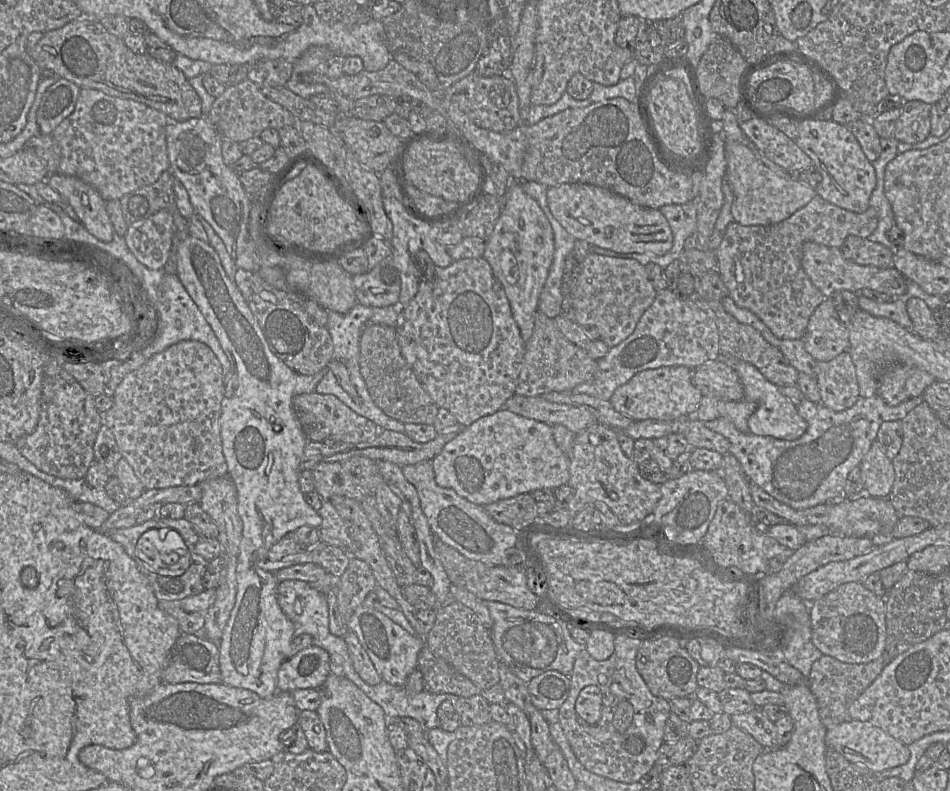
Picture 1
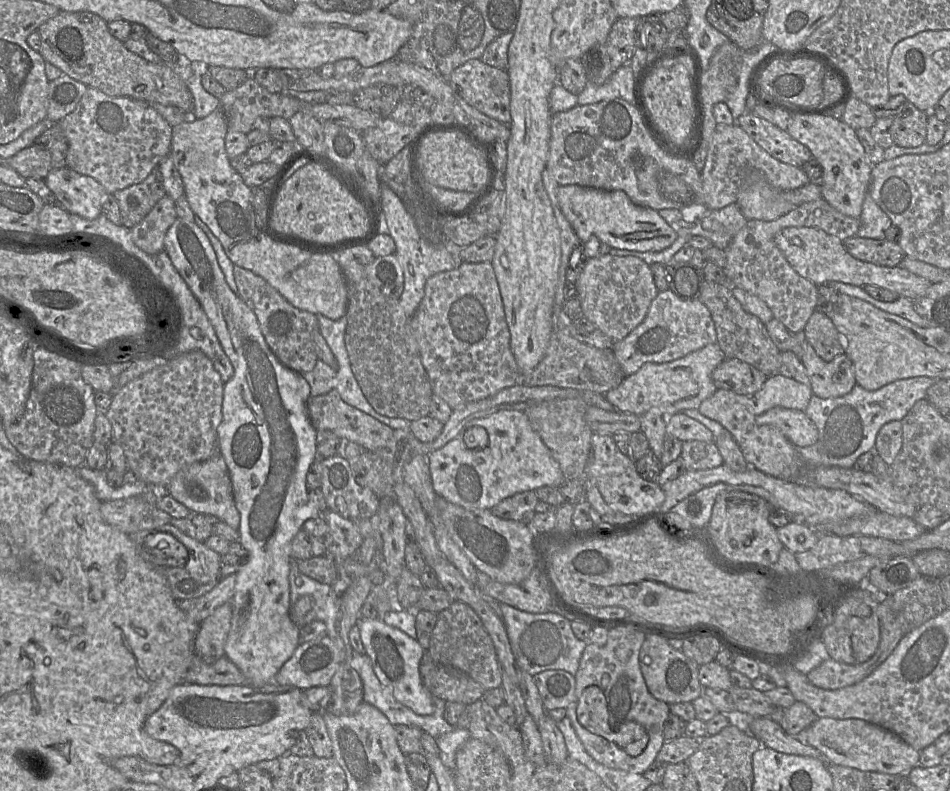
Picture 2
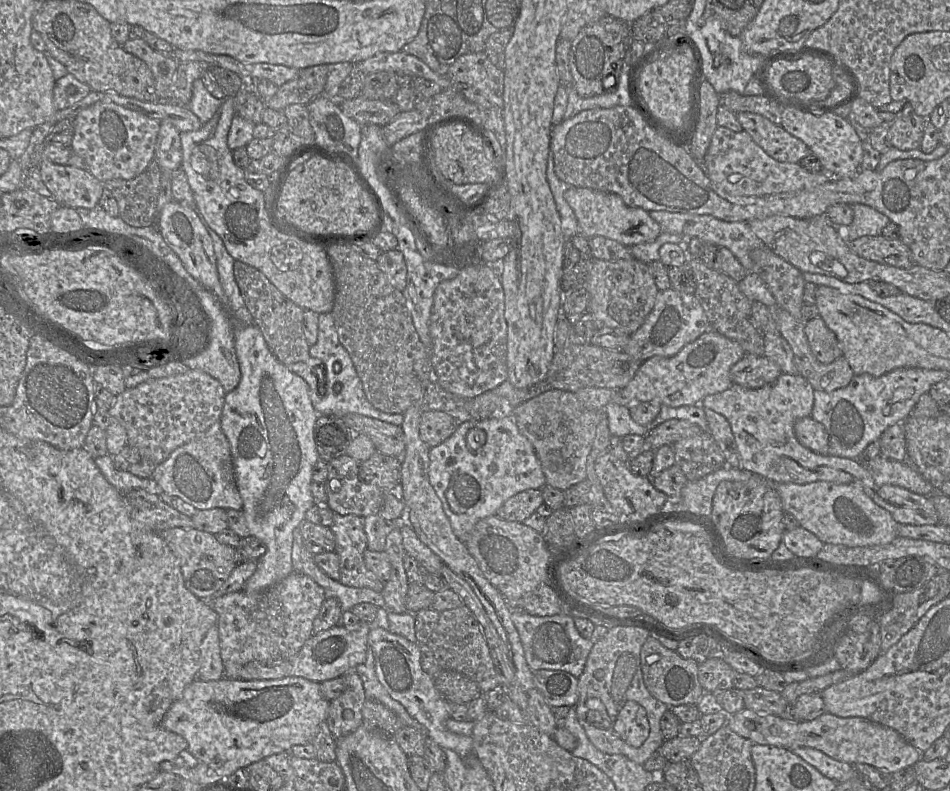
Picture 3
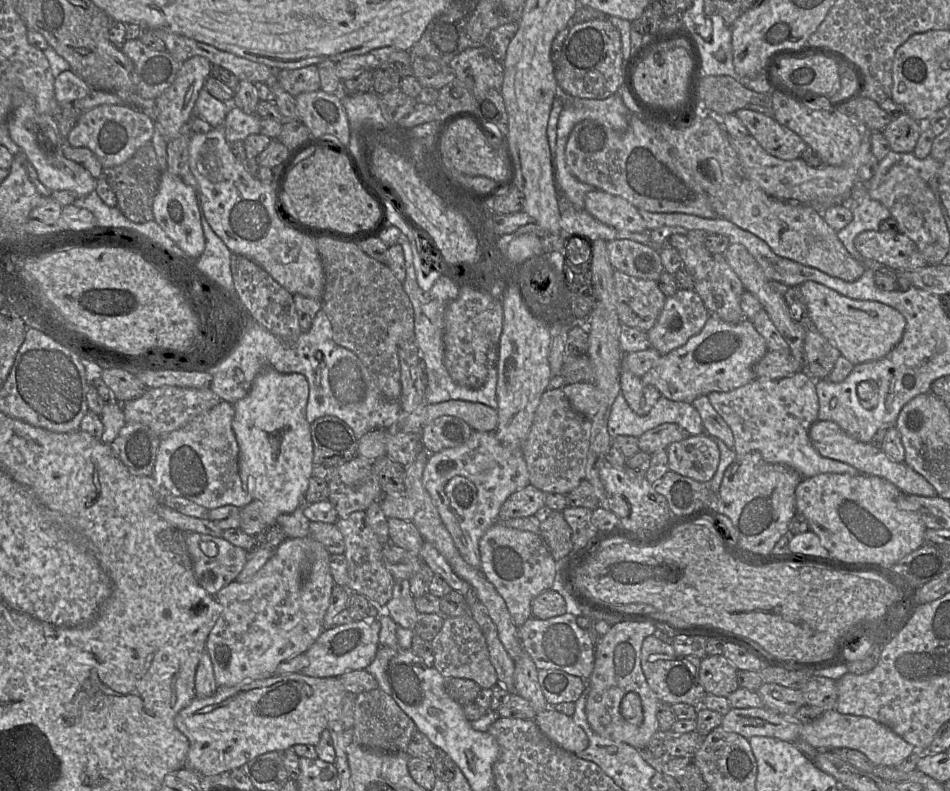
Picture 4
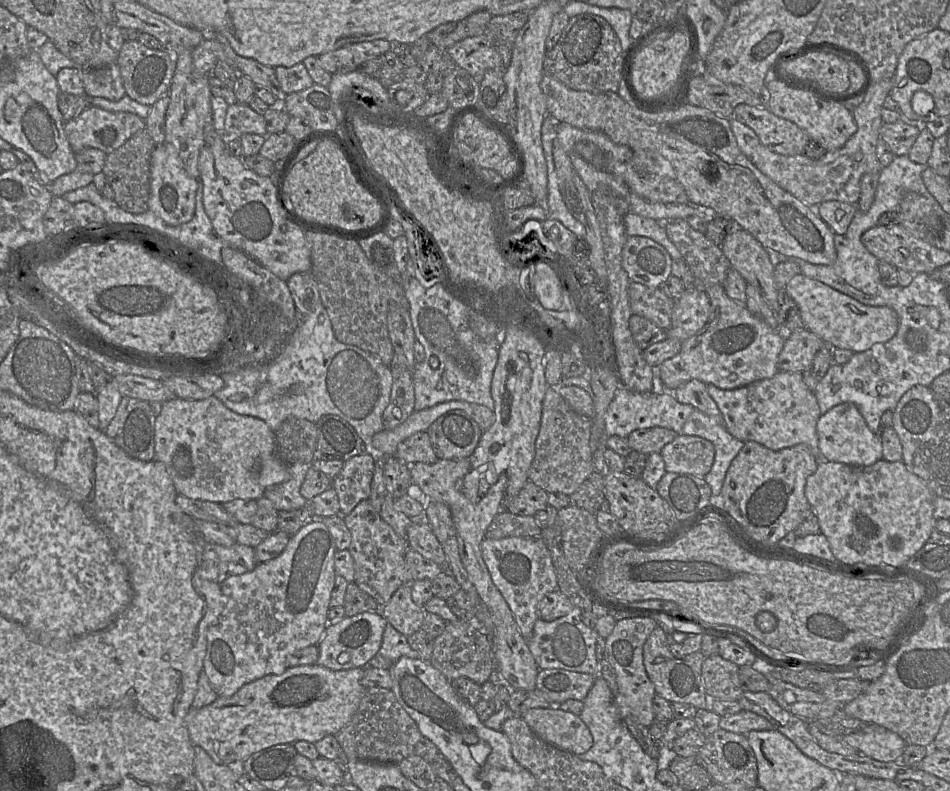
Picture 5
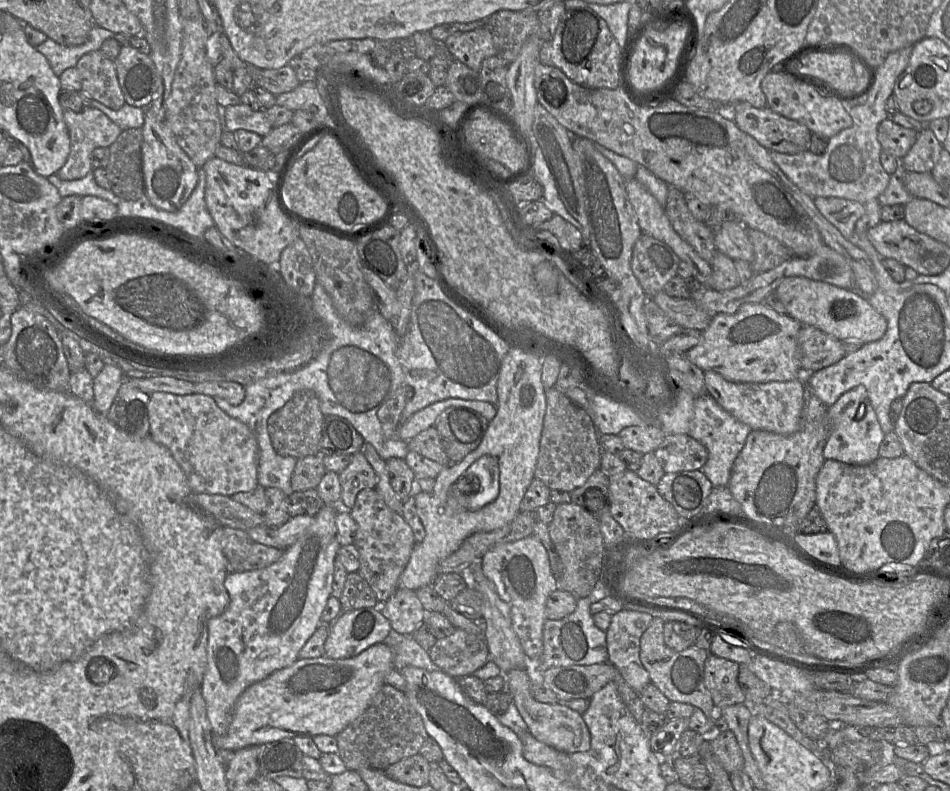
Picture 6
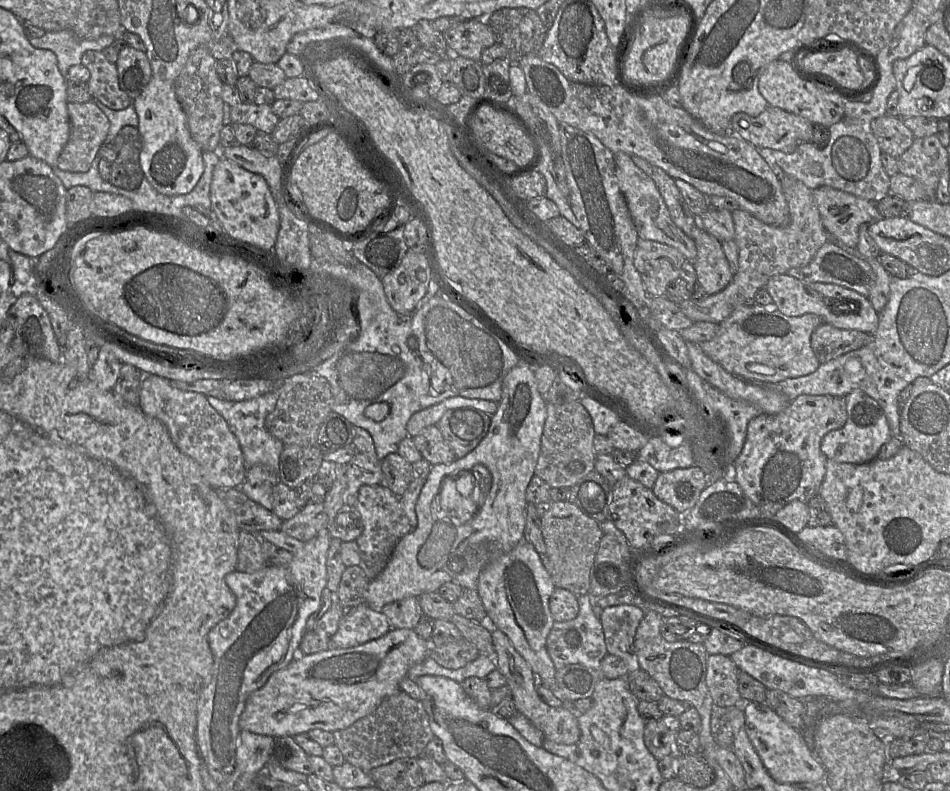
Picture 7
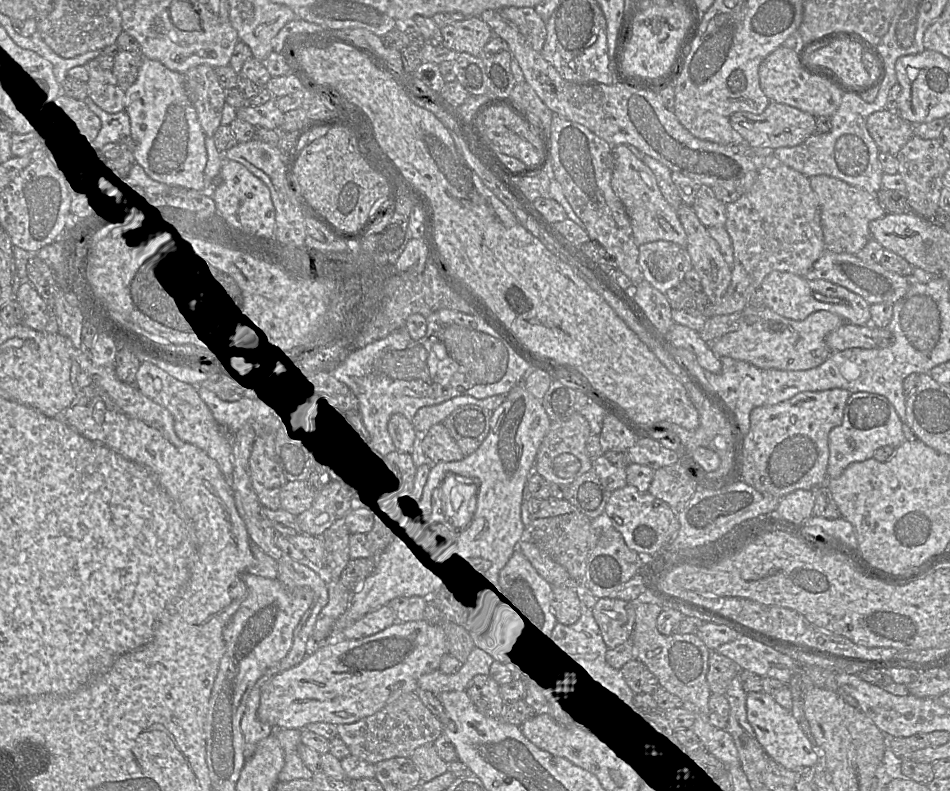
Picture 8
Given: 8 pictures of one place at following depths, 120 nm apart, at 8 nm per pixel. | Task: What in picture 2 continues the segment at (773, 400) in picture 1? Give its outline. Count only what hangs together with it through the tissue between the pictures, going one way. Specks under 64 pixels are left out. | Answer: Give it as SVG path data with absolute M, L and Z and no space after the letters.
M774 407L758 415L756 423L758 425L770 425L777 428L796 448L811 446L818 440L816 425L803 411Z

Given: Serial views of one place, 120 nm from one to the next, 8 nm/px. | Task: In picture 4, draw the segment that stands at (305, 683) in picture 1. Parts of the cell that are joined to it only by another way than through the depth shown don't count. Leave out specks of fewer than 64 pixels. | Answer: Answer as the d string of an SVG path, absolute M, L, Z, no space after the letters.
M366 618L325 629L305 652L308 666L300 673L310 677L339 677L350 671L365 670L379 648L380 622L378 618Z

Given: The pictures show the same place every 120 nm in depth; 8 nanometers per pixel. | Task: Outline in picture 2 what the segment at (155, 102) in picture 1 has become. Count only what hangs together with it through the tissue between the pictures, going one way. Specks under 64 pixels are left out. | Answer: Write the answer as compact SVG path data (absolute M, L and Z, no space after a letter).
M60 11L43 23L37 32L41 37L40 55L72 79L110 97L129 97L147 103L175 106L191 116L194 108L192 93L175 69L163 61L148 62L129 51L124 42L110 33L107 23L98 15Z

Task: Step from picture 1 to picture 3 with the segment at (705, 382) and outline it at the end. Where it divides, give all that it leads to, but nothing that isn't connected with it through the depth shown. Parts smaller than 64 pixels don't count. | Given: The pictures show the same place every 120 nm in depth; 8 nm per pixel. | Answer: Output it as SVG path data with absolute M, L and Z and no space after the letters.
M745 354L730 369L733 384L755 389L775 381L782 373L779 365L764 355Z

